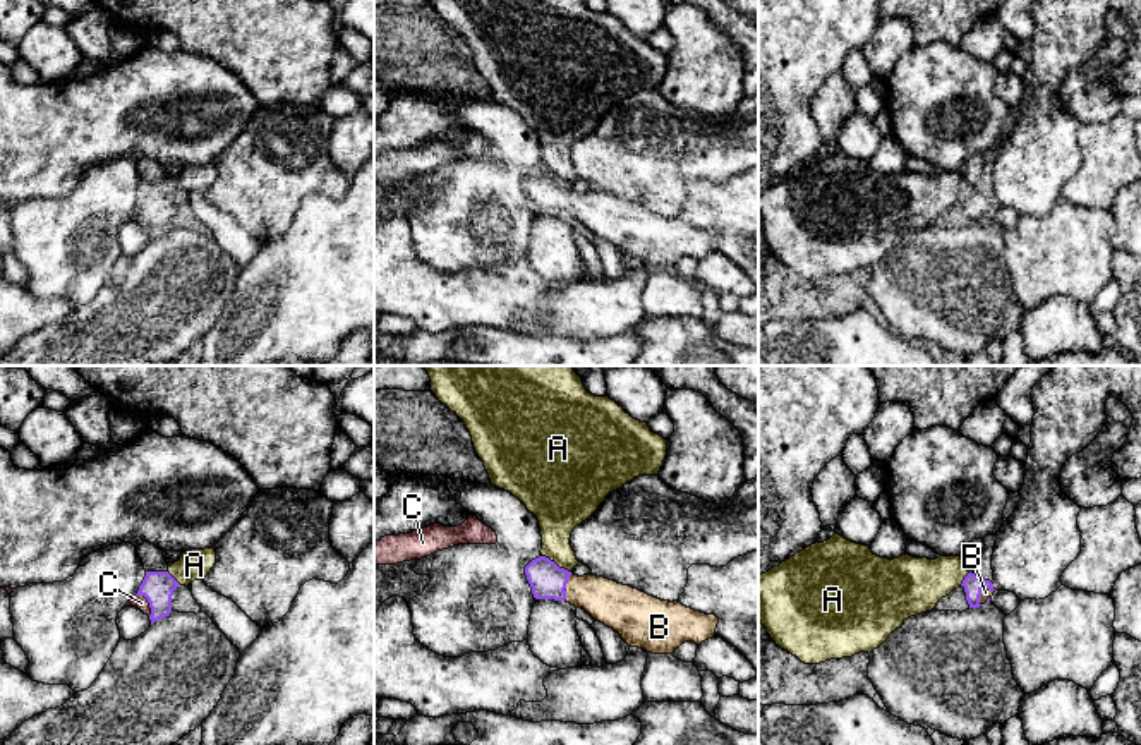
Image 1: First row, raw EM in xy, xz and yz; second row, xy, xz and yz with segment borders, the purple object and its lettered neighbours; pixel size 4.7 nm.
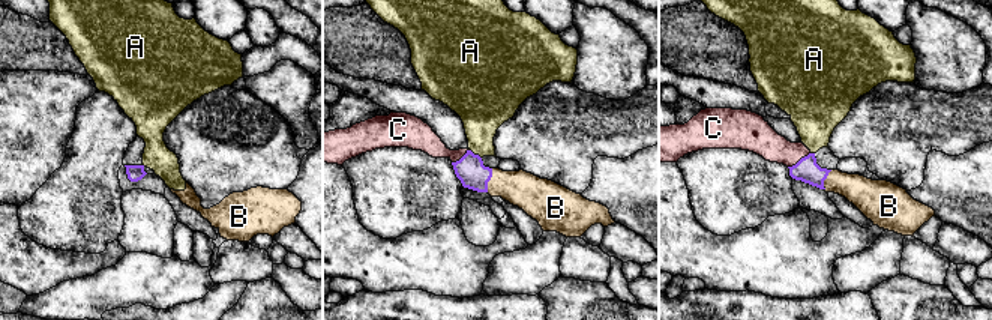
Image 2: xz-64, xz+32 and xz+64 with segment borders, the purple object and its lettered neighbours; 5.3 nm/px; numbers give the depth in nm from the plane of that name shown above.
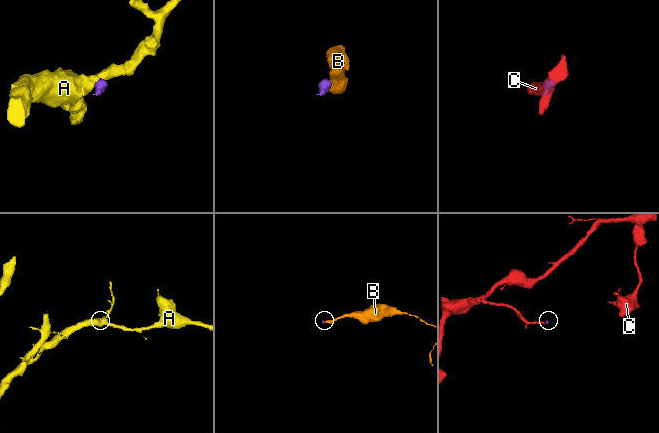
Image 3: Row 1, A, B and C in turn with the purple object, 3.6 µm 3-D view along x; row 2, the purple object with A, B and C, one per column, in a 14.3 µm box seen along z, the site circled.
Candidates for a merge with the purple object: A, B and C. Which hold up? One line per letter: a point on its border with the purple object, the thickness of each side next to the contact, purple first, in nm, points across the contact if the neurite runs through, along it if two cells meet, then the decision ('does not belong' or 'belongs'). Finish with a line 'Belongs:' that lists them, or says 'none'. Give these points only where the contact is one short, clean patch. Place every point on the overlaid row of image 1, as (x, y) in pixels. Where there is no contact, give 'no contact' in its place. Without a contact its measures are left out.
A: contact xz (555, 563); calibres 170 and 220 nm; border xz (543, 555), (570, 572); does not belong
B: contact xz (565, 587); calibres 170 and 200 nm; way xz (548, 581), (565, 587), (589, 591), (615, 605); belongs
C: contact xy (148, 601); calibres 150 and 70 nm; way xy (156, 587), (148, 601), (141, 603); belongs
Belongs: B, C

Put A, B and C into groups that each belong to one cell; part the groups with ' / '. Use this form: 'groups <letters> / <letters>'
groups A / B C

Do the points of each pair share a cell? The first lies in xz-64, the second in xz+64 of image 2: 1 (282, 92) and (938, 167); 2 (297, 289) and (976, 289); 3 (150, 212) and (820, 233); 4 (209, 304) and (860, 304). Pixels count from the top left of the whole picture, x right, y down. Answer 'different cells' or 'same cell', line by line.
1: different cells
2: same cell
3: same cell
4: same cell

